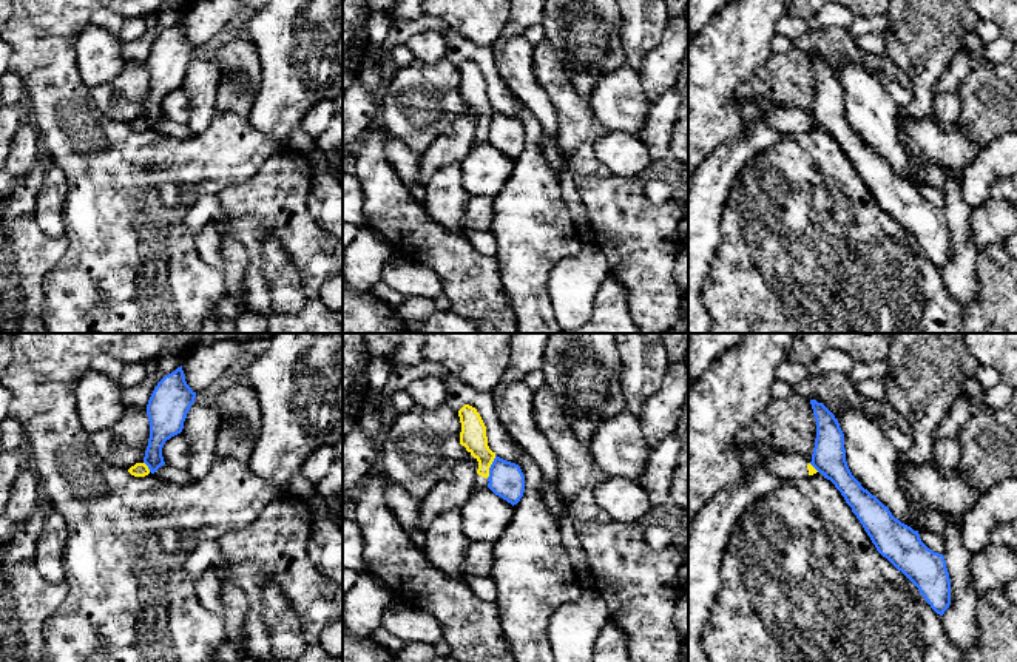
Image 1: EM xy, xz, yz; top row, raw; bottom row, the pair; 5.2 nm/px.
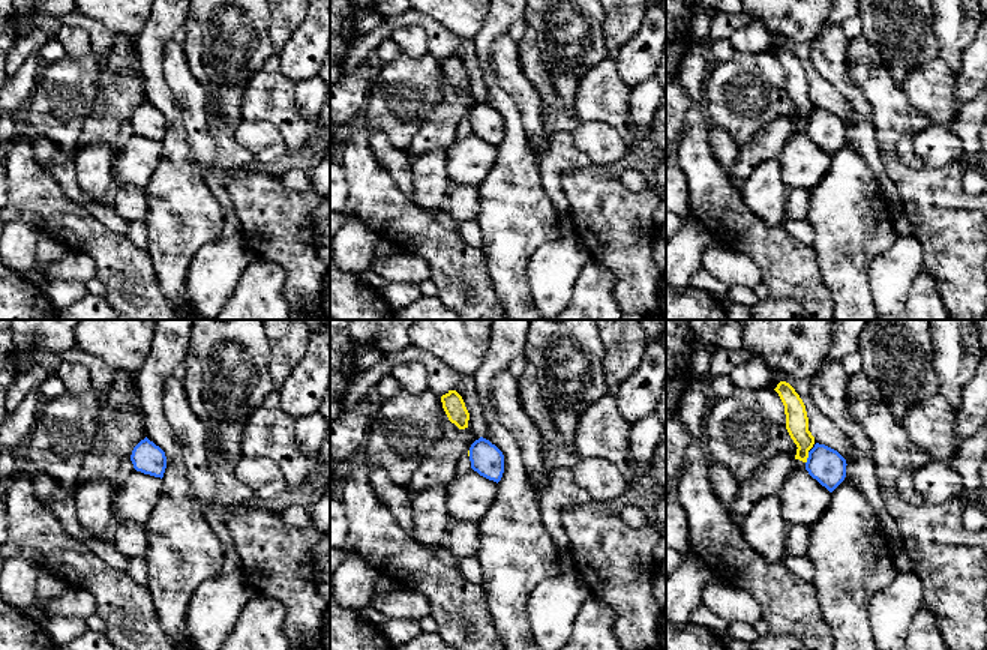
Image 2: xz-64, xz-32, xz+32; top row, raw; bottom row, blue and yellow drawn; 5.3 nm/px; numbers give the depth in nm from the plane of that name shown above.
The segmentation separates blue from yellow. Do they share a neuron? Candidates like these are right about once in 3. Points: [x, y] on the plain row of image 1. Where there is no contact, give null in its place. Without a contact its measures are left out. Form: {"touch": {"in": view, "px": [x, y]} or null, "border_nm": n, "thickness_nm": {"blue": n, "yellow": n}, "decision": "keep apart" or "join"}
{"touch": {"in": "xz", "px": [491, 121]}, "border_nm": 130, "thickness_nm": {"blue": 190, "yellow": 140}, "decision": "keep apart"}

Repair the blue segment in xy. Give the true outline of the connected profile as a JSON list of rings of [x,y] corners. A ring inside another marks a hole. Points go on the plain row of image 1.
[[[182,20],[165,29],[154,42],[147,59],[150,93],[144,111],[151,128],[165,119],[162,102],[167,94],[182,86],[194,52],[196,46],[187,39]]]

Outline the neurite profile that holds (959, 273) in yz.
[[[941,168],[944,174],[944,214],[951,233],[951,259],[941,270],[946,289],[965,307],[977,292],[975,262],[978,250],[971,238],[972,208],[961,199],[961,171]]]

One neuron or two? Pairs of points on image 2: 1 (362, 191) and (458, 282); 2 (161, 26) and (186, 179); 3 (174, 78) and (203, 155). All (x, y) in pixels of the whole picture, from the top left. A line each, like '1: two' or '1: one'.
1: one
2: one
3: one

